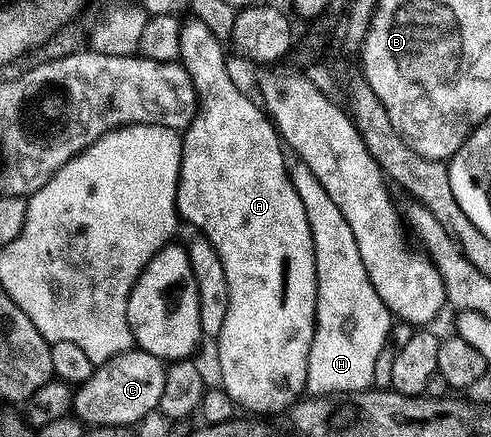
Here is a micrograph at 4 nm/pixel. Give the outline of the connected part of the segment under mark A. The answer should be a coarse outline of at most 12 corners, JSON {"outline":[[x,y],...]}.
{"outline":[[201,19],[177,213],[219,253],[219,385],[306,394],[316,255],[286,148]]}

